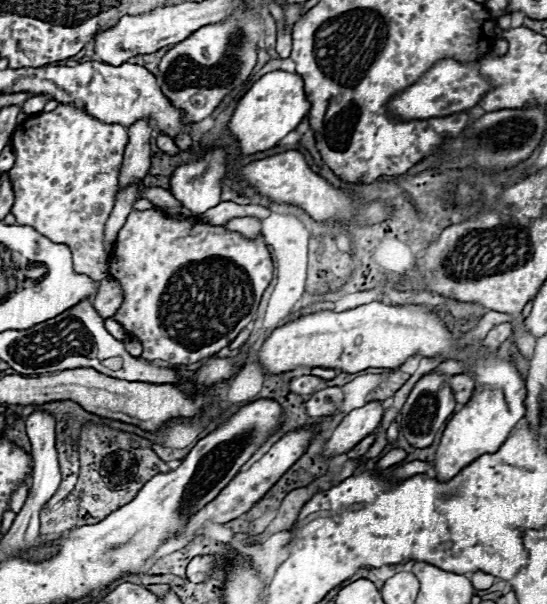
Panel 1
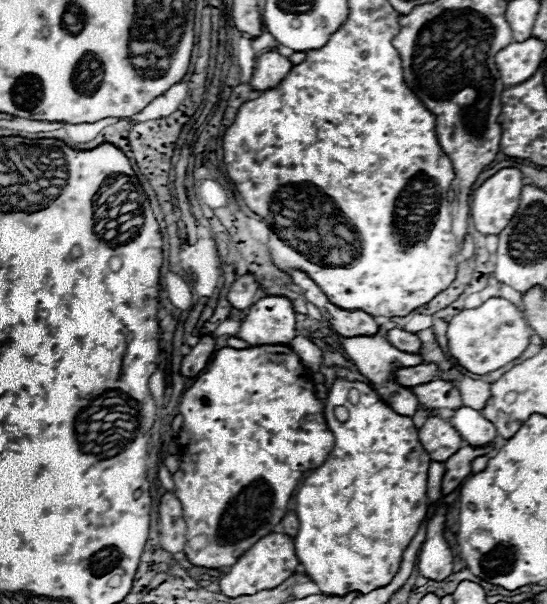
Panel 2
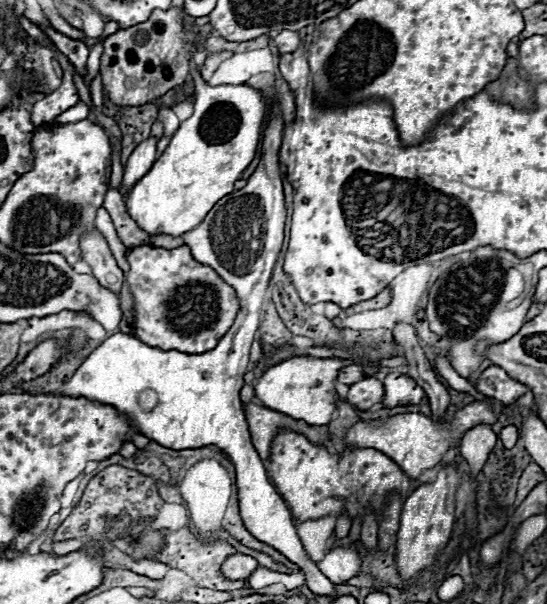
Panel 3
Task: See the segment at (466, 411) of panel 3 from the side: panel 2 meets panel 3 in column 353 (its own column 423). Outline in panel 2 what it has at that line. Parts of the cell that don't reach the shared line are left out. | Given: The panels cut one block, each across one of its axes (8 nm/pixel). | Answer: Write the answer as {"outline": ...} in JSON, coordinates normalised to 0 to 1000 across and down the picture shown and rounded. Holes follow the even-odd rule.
{"outline":[[[786,689],[779,695],[779,702],[768,709],[764,728],[771,732],[786,758],[797,765],[815,765],[848,735],[845,722],[830,712],[830,705],[801,689]]]}

